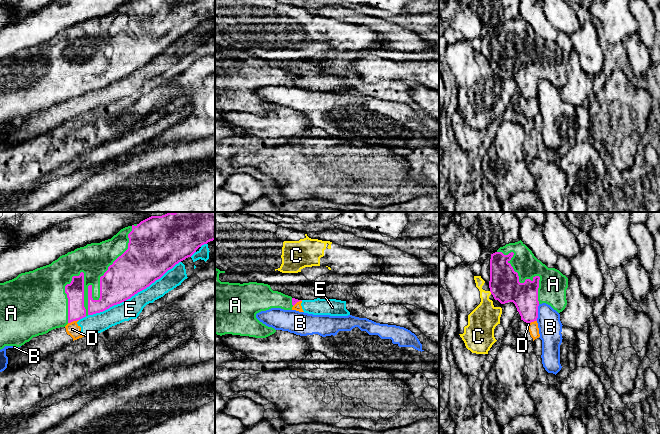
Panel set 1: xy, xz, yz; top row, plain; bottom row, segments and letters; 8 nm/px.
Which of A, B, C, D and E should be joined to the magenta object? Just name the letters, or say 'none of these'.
A

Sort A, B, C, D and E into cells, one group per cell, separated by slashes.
A / B / C / D E

